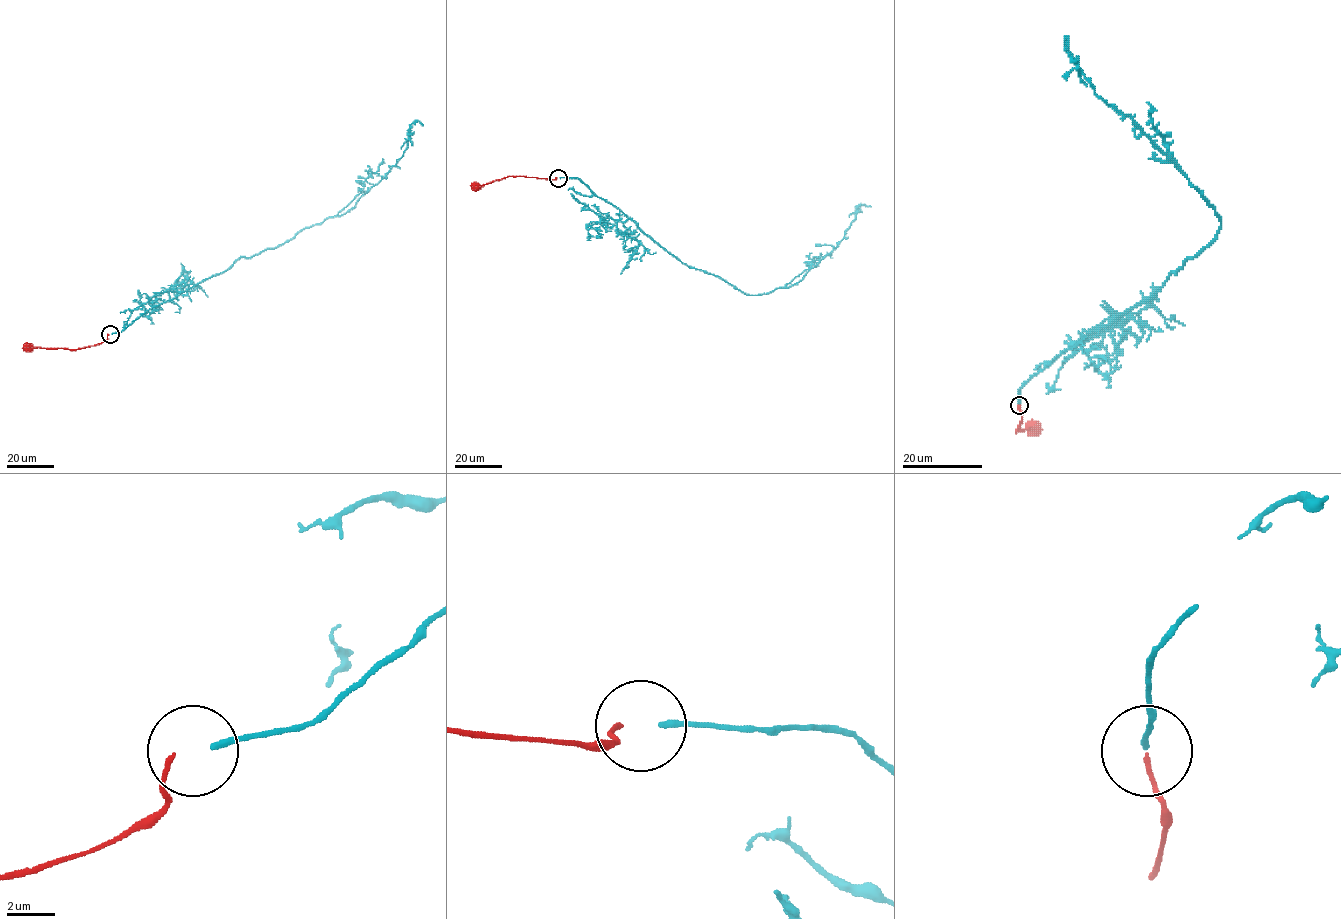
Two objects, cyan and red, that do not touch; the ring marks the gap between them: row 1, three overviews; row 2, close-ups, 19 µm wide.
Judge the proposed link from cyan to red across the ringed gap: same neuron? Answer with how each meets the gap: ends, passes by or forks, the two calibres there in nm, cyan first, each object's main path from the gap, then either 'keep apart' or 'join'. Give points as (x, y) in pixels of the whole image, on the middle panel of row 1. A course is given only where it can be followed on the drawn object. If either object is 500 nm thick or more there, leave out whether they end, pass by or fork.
cyan ends there; red ends there; 280 nm thick on the cyan side, 190 nm on the other; cyan runs (560, 177), (578, 178), (683, 263), (748, 294), (797, 283), (837, 245), (857, 207), (871, 206); red runs (556, 177), (508, 176), (476, 188); join

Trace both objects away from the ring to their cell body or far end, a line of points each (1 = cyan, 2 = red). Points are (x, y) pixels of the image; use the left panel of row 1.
1: (112, 334), (241, 257), (349, 211), (401, 157), (411, 124), (423, 125)
2: (108, 334), (107, 339), (99, 344), (75, 349), (28, 347)

